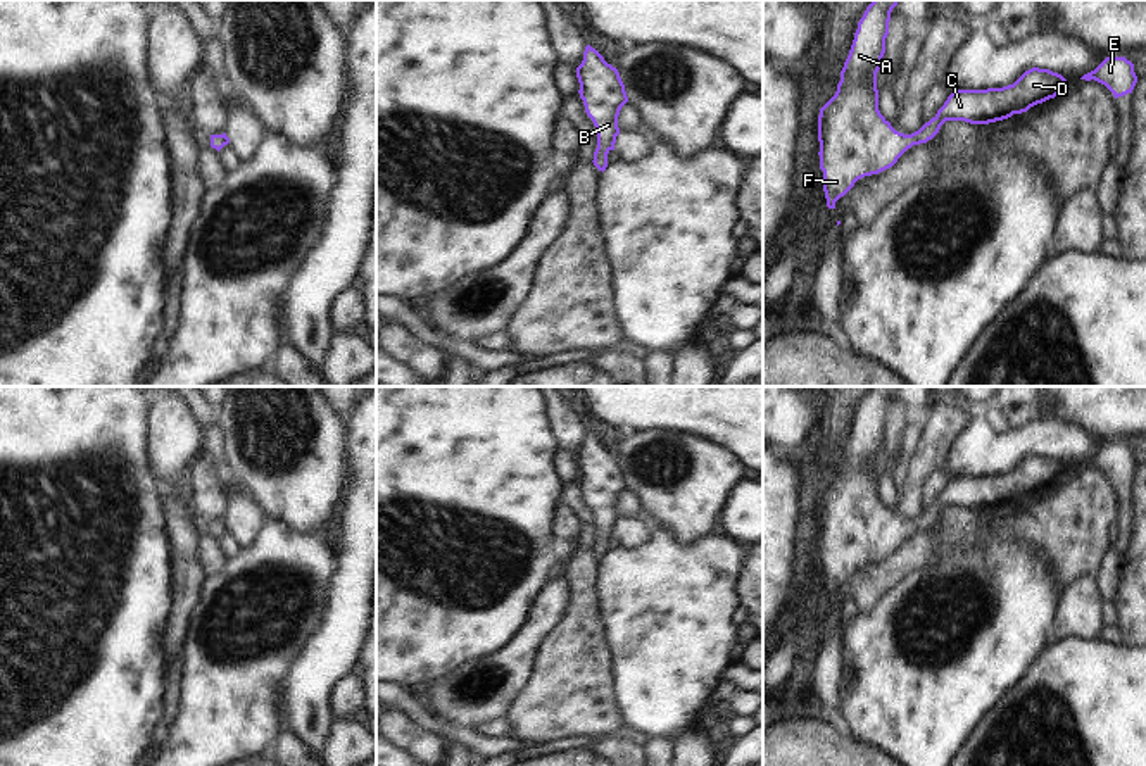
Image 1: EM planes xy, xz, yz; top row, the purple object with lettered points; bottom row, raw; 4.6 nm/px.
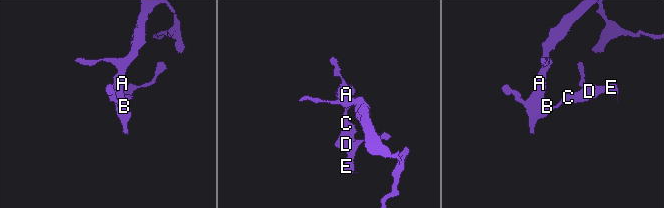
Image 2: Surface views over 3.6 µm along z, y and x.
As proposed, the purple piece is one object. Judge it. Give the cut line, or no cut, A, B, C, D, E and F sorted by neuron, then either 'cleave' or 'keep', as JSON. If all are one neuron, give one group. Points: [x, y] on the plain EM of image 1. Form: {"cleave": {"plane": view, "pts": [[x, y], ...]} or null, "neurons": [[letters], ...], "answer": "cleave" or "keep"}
{"cleave": null, "neurons": [["A", "B", "C", "D", "E", "F"]], "answer": "keep"}

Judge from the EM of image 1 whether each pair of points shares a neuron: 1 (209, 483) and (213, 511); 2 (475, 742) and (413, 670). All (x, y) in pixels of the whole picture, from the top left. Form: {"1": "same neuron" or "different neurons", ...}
{"1": "same neuron", "2": "different neurons"}

